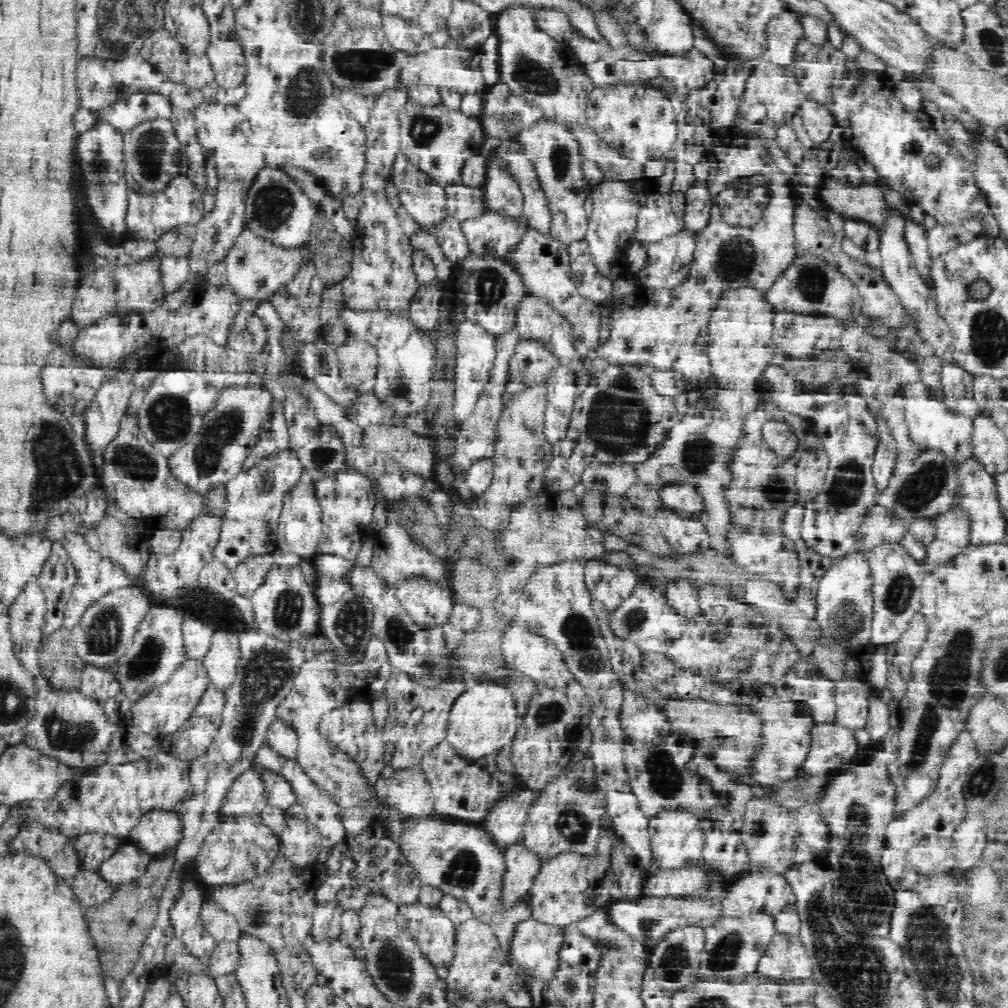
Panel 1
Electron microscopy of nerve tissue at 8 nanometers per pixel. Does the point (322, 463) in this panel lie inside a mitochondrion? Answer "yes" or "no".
yes

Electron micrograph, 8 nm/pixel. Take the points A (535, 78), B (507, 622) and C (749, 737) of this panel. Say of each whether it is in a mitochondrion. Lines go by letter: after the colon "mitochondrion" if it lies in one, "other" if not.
A: mitochondrion
B: other
C: mitochondrion

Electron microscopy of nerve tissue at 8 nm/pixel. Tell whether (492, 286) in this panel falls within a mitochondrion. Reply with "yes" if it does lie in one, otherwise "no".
yes

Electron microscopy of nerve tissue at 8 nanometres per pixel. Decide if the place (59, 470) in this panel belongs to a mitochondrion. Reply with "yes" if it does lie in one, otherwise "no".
yes

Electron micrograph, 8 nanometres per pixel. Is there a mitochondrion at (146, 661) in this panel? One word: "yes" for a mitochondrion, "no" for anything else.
yes

